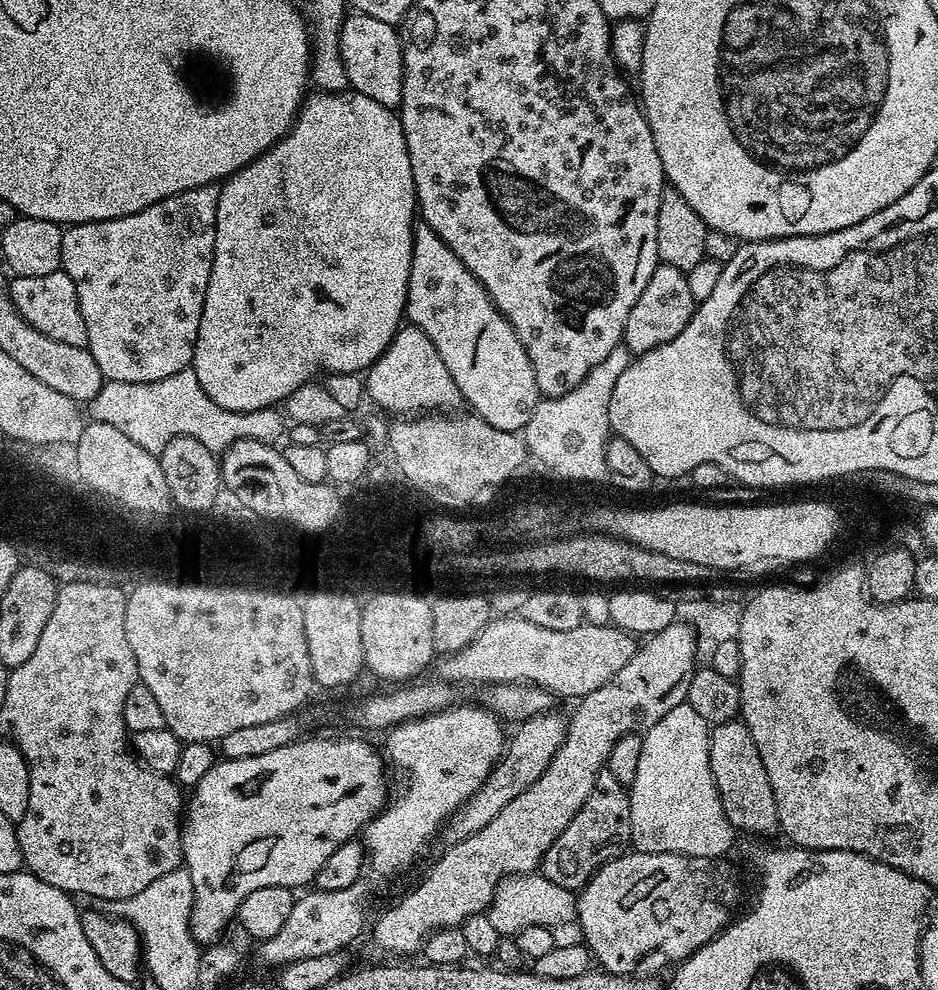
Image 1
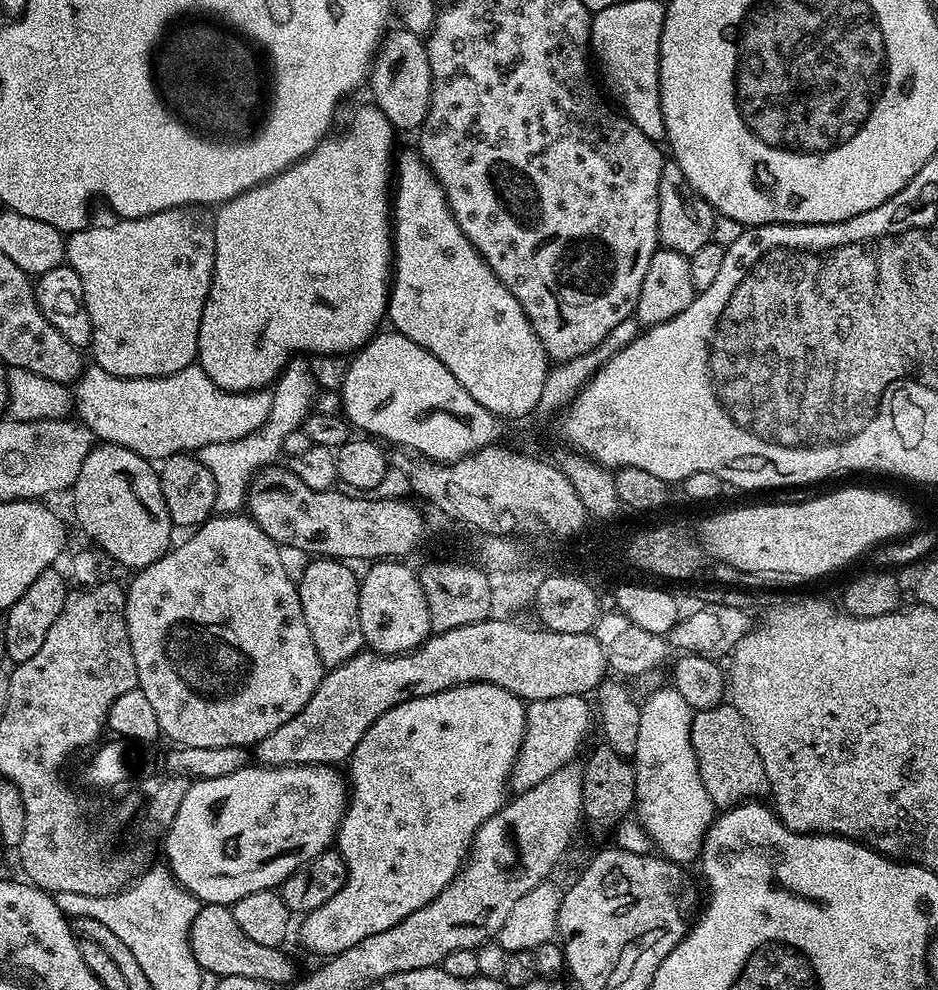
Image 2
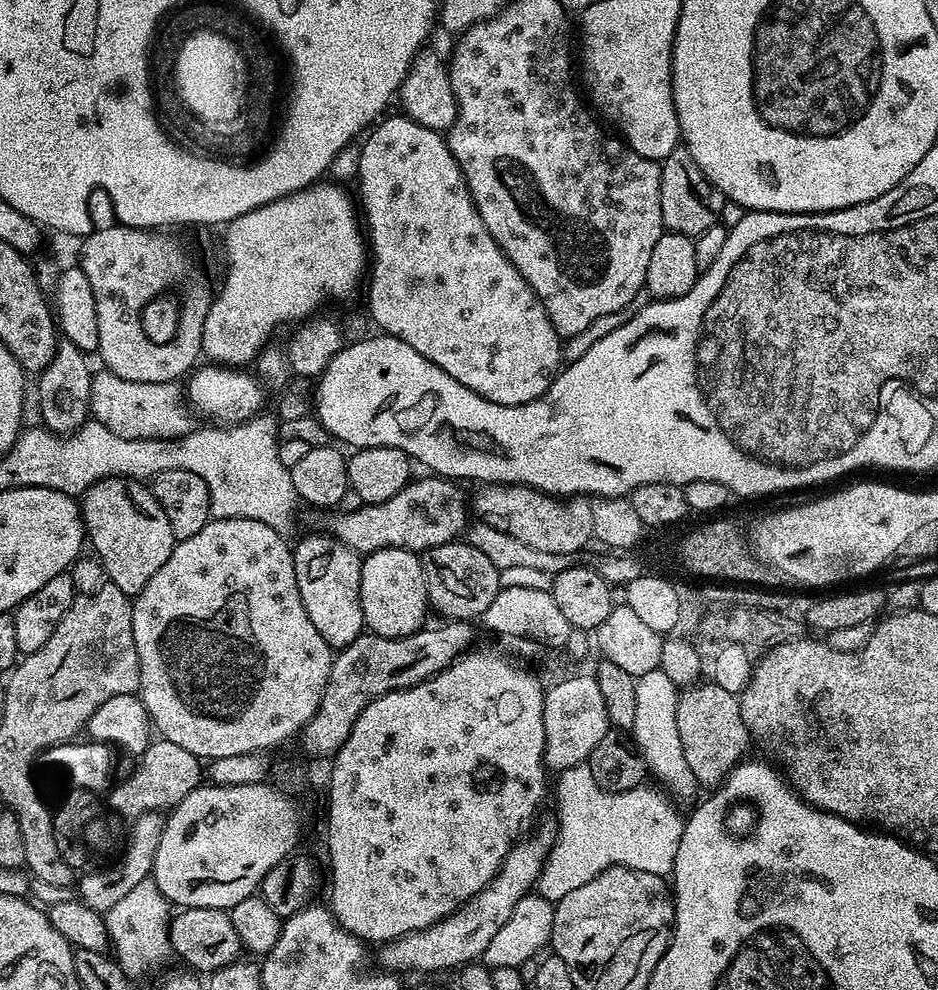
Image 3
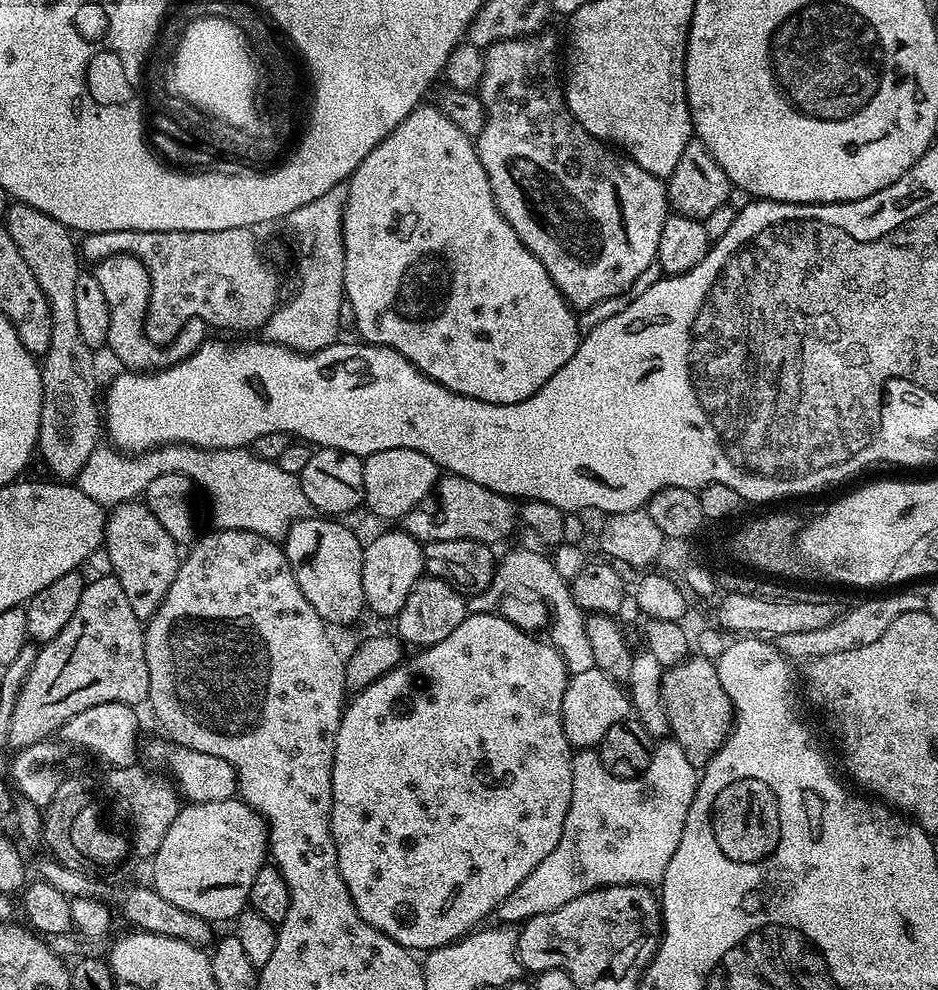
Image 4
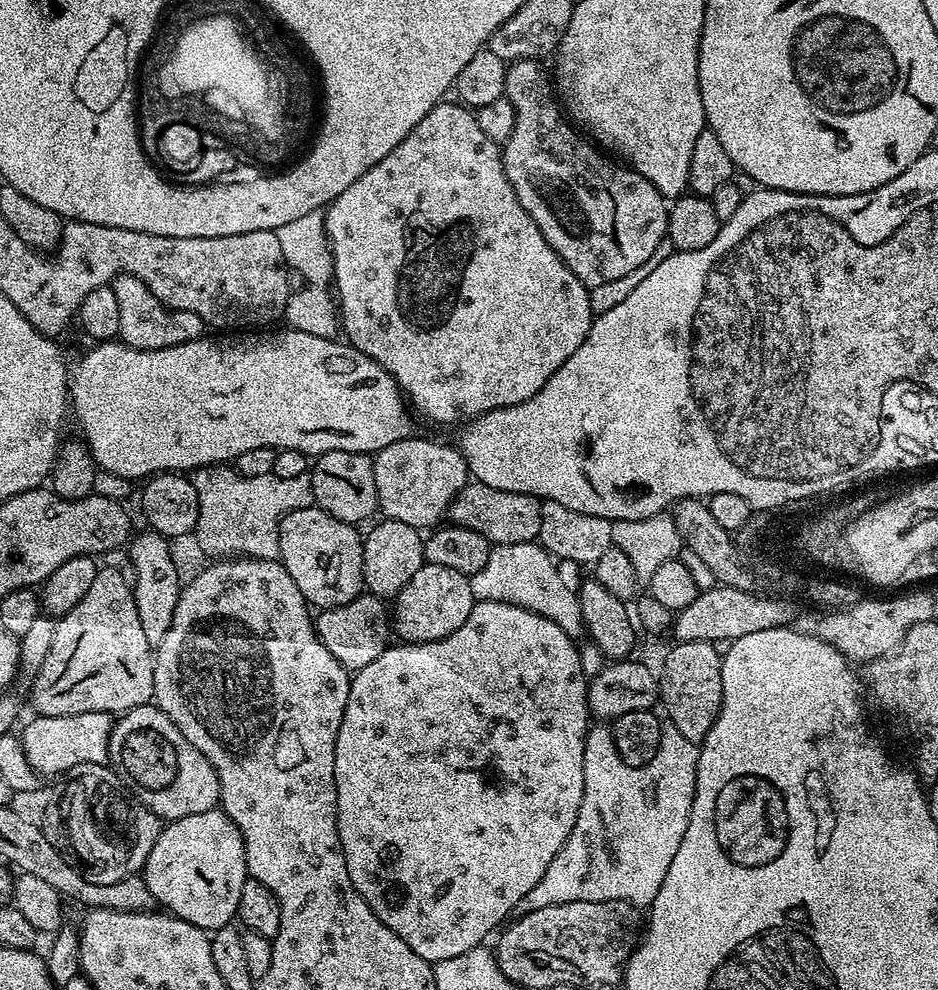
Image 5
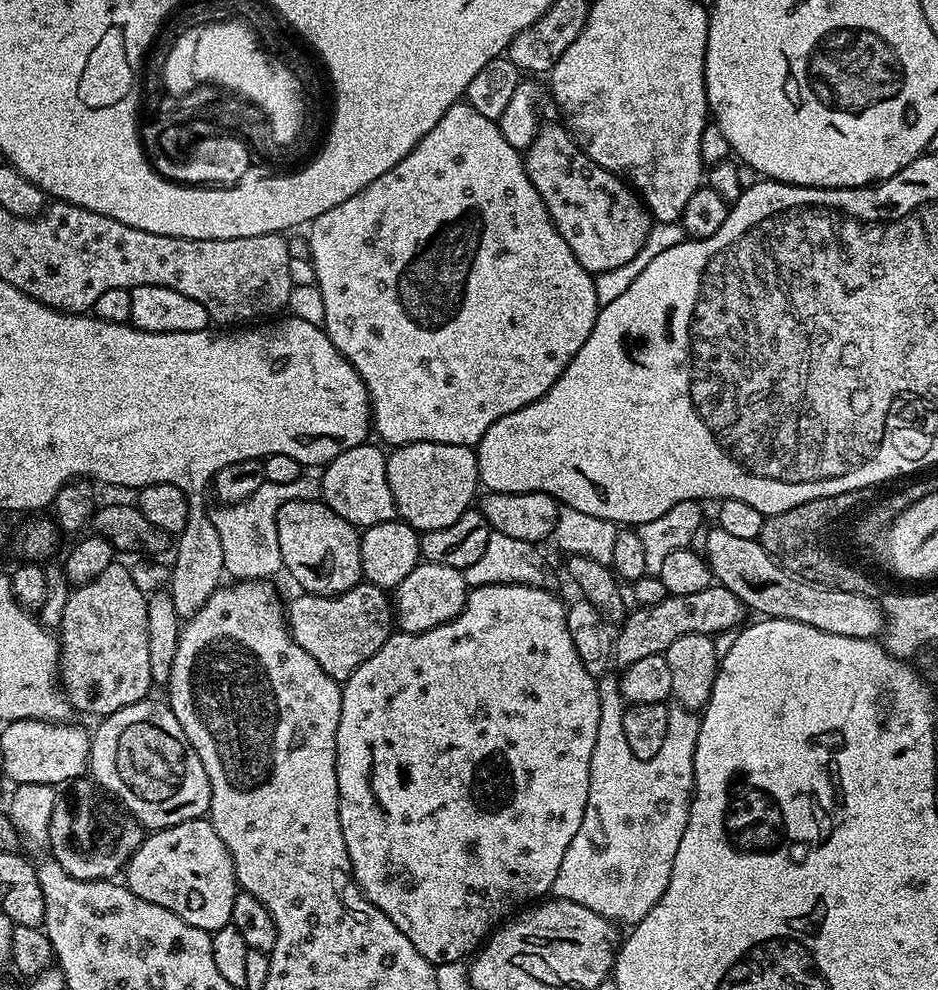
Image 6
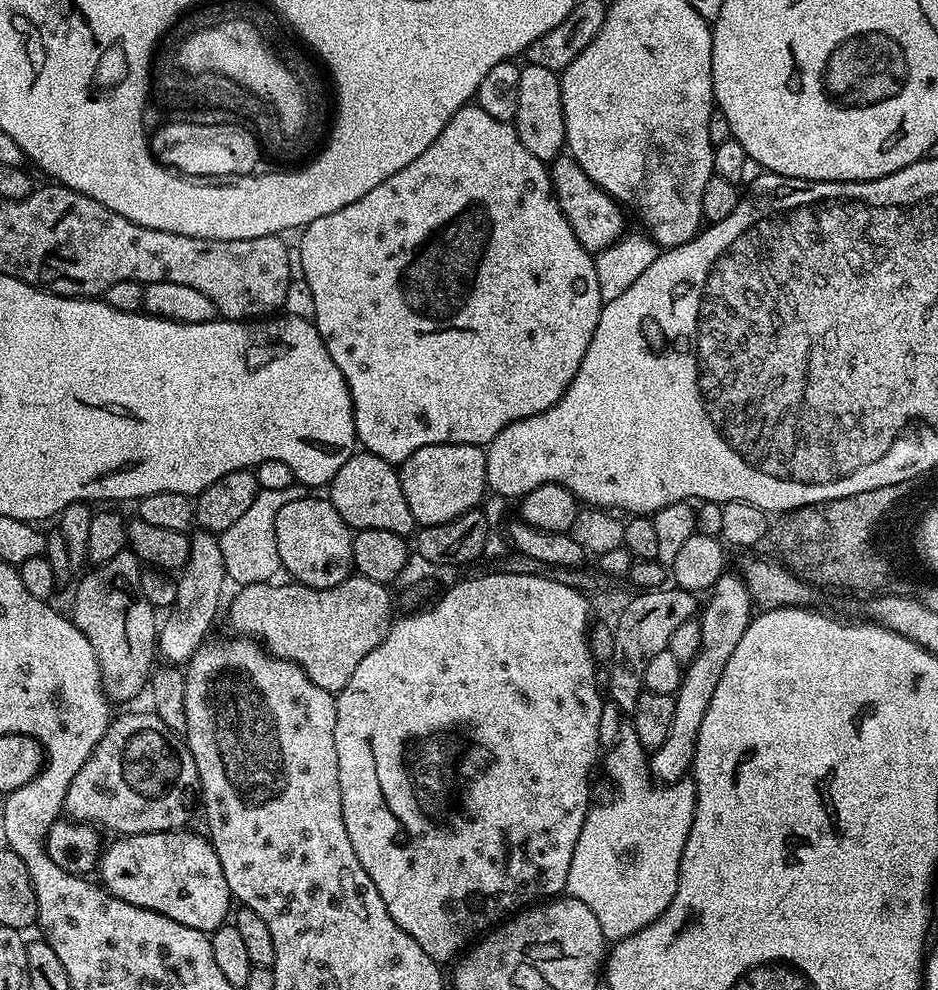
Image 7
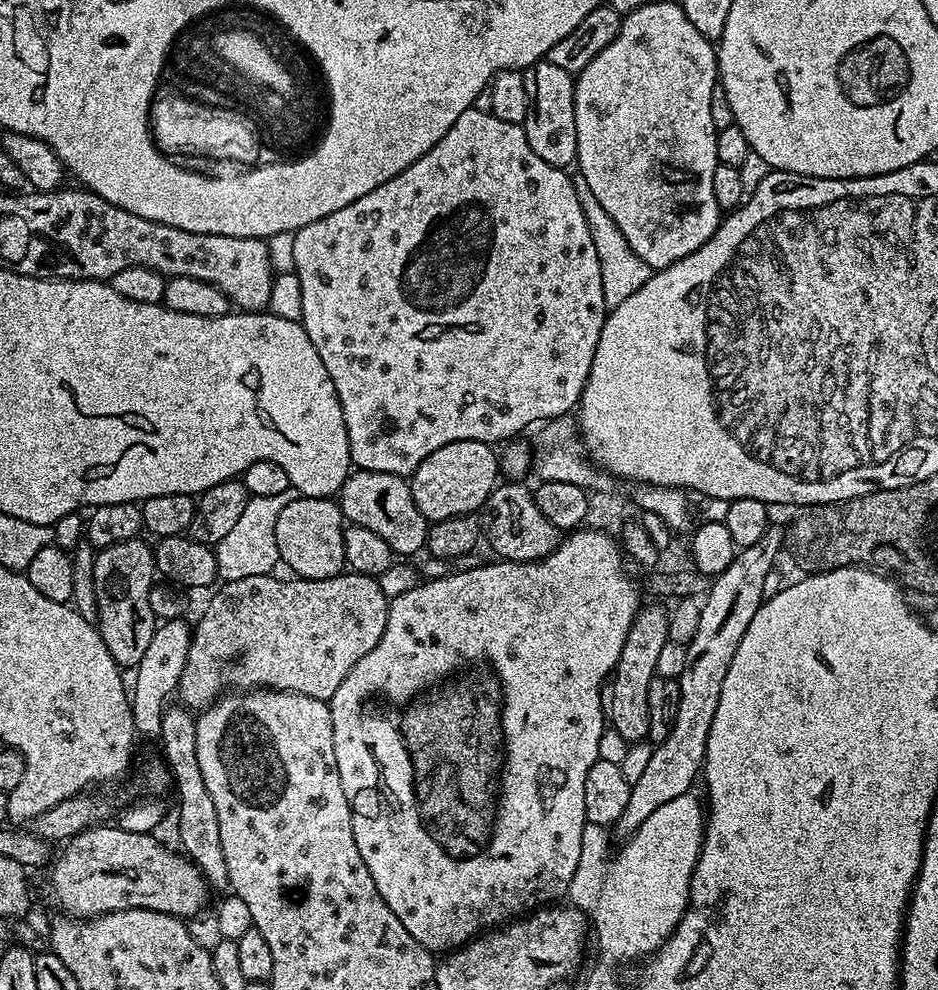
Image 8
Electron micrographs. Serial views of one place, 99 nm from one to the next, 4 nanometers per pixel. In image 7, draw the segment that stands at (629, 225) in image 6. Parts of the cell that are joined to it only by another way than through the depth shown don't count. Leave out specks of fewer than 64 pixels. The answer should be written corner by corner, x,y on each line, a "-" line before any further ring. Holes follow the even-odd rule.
561,154
551,161
552,189
556,191
558,202
566,214
578,242
595,254
604,248
615,244
621,236
625,235
624,216
621,205
615,198
606,194
599,186
586,175
582,166
567,154
-
621,212
621,213
620,213

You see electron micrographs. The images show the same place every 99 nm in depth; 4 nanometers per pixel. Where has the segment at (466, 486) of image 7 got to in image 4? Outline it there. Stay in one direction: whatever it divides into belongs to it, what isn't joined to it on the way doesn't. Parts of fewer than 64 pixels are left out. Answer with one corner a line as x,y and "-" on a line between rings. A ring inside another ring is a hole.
378,450
378,454
363,457
363,461
364,504
367,511
372,511
380,520
403,521
410,510
417,508
427,496
433,495
442,476
437,464
418,450

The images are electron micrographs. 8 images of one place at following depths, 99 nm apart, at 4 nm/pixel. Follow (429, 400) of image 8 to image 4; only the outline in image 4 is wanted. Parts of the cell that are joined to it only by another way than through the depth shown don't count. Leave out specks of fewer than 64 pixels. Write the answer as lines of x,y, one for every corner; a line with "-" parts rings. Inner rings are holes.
421,103
419,108
406,114
406,118
402,118
402,122
398,122
398,126
394,126
394,130
390,130
390,134
386,134
386,138
382,138
382,142
378,142
378,146
374,146
374,150
370,150
370,154
366,154
366,158
362,158
358,170
354,170
354,174
347,181
348,197
344,203
344,261
346,262
344,294
346,304
349,309
352,307
352,316
356,319
357,330
360,331
359,339
363,343
377,344
383,348
398,350
398,354
402,354
402,358
406,358
415,368
422,370
422,374
426,374
431,380
446,386
459,396
469,396
487,404
517,404
533,396
542,386
546,386
546,382
550,382
550,378
554,378
554,374
558,374
558,370
562,370
562,366
566,366
566,362
570,362
570,358
574,358
582,339
580,322
572,305
558,290
558,286
554,286
546,266
542,266
542,262
538,258
534,258
534,254
530,254
530,250
526,250
526,246
520,241
518,234
514,234
510,222
506,222
506,218
498,210
498,206
494,202
494,194
490,190
490,178
486,176
486,170
482,170
482,162
476,153
473,137
467,136
453,120
446,118
443,107
436,105
435,108
434,105
428,103

